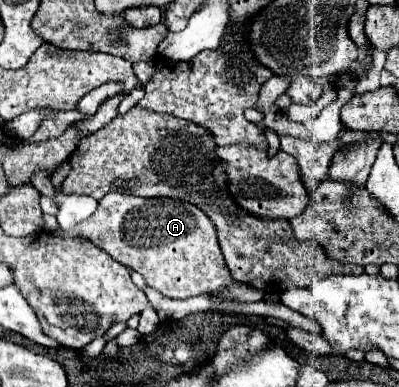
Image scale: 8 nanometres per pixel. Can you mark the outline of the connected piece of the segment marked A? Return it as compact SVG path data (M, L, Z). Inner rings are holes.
M110 192L74 234L84 234L94 246L100 246L124 266L140 272L146 284L166 298L186 300L200 294L218 294L238 284L224 262L214 224L188 202Z

